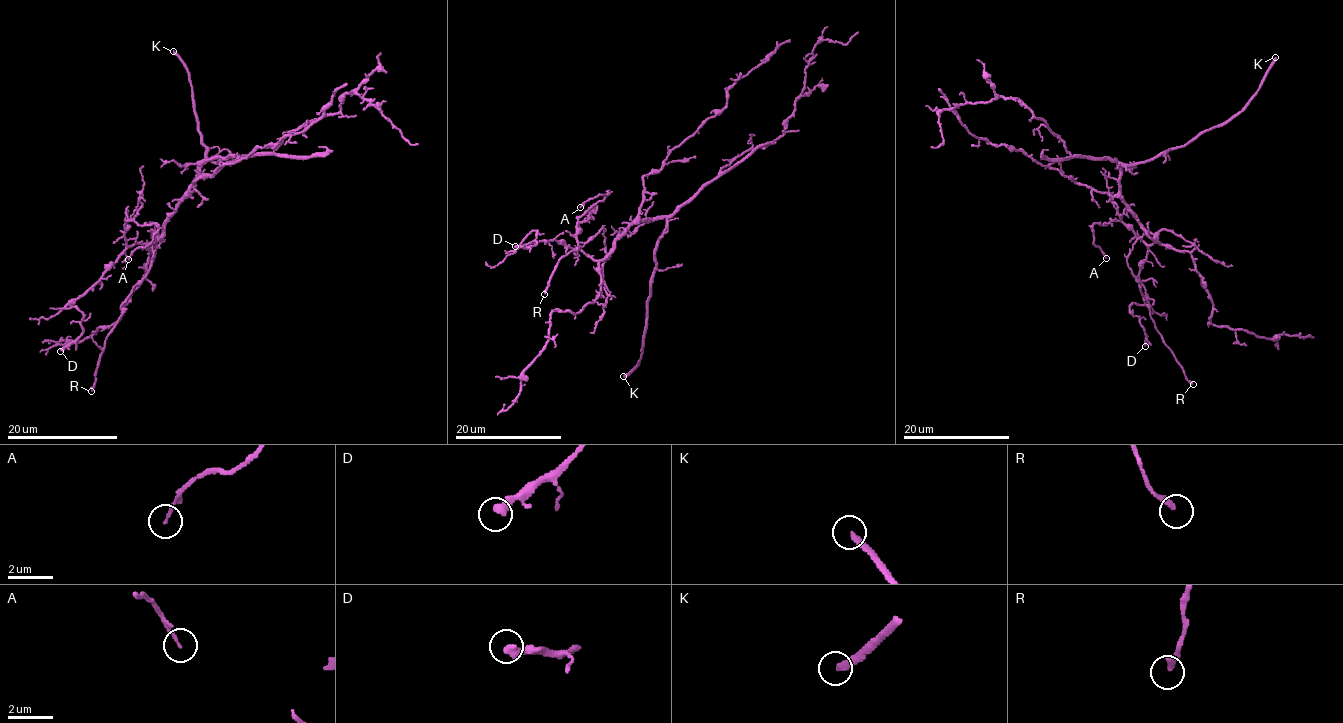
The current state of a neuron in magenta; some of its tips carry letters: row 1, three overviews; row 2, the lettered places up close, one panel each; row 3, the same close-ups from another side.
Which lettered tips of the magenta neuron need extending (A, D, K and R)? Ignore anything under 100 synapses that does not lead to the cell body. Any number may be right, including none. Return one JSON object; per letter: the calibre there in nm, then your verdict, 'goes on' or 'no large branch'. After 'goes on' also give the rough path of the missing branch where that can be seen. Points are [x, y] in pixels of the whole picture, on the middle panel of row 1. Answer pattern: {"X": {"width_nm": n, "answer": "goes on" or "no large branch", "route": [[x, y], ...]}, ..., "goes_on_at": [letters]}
{"A": {"width_nm": 130, "answer": "no large branch"}, "D": {"width_nm": 420, "answer": "no large branch"}, "K": {"width_nm": 280, "answer": "goes on", "route": [[623, 376], [613, 380], [589, 376], [573, 364], [511, 338], [501, 340], [495, 338], [496, 335]]}, "R": {"width_nm": 240, "answer": "no large branch"}, "goes_on_at": ["K"]}

